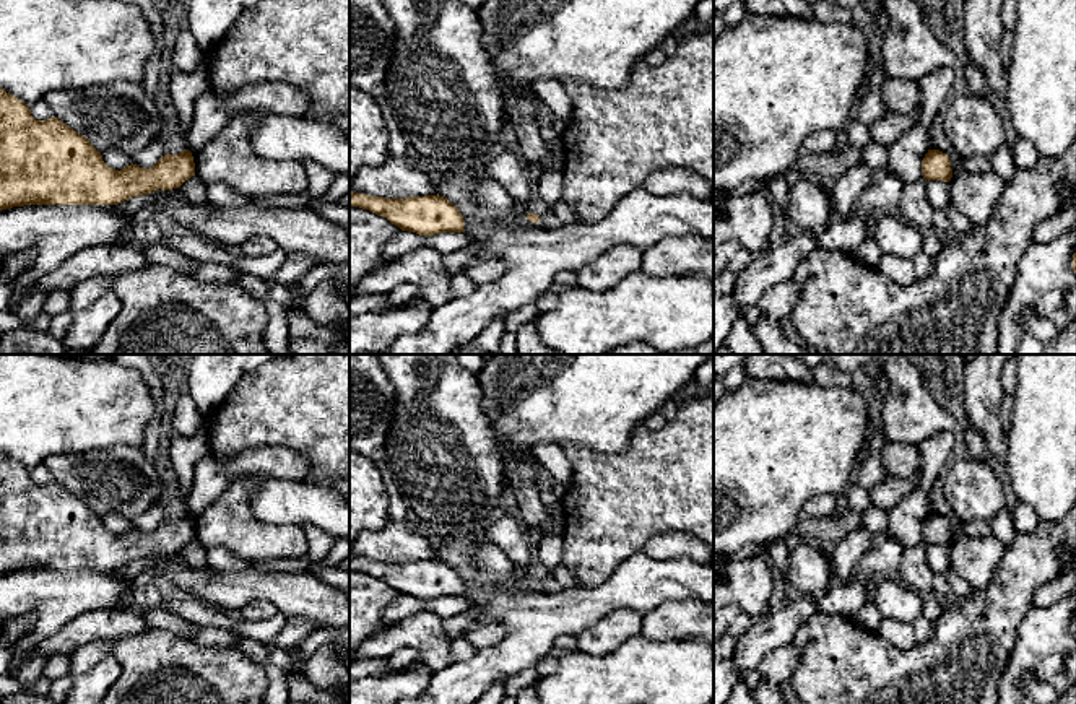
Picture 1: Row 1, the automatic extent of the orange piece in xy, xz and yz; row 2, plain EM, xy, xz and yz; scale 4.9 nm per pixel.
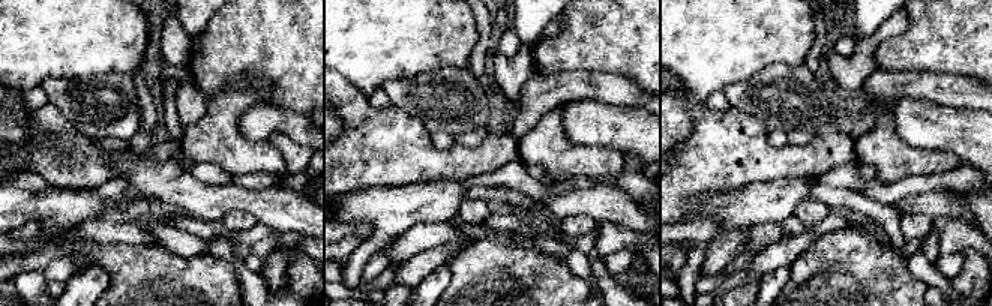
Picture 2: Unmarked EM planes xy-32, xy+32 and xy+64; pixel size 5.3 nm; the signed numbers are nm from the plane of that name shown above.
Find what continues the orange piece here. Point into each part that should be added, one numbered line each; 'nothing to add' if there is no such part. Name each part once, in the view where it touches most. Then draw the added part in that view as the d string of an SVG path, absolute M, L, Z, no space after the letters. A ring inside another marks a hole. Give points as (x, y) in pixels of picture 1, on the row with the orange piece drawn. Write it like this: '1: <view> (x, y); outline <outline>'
nothing to add

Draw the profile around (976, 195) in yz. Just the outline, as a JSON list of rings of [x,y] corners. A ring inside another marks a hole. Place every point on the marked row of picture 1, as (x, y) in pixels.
[[[959,169],[949,180],[949,200],[974,228],[980,228],[991,218],[1004,184],[993,169],[975,174]]]

